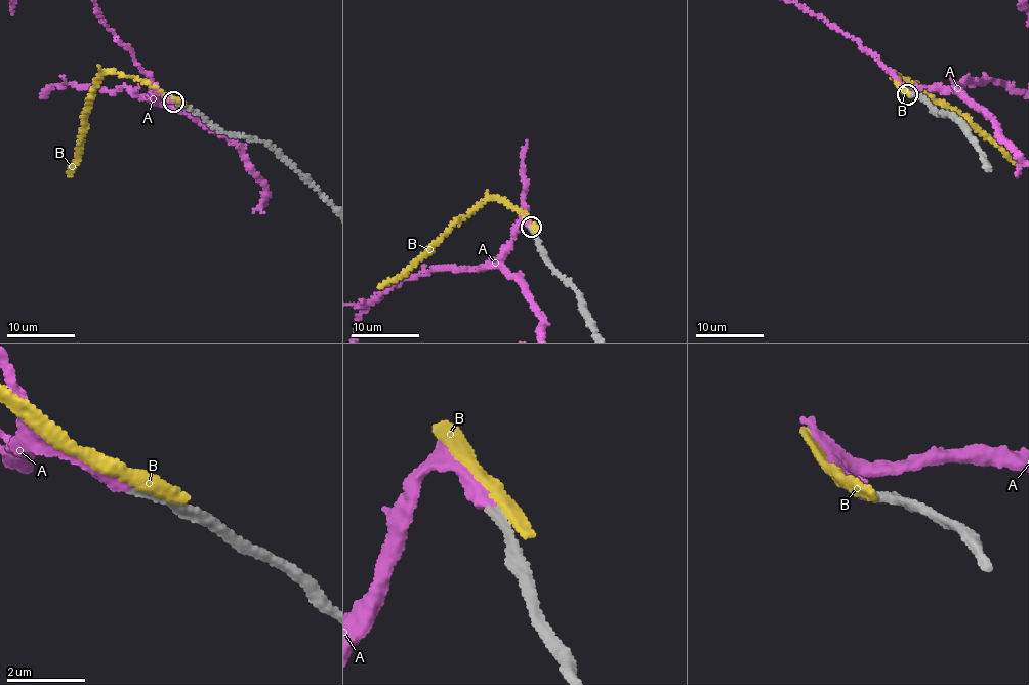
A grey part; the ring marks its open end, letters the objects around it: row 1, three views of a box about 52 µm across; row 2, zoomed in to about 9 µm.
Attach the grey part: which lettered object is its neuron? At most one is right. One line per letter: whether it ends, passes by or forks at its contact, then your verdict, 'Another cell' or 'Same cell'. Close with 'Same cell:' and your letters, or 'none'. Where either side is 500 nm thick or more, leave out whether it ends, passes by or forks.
A: It ends there. Same cell
B: It ends there. Another cell
Same cell: A

